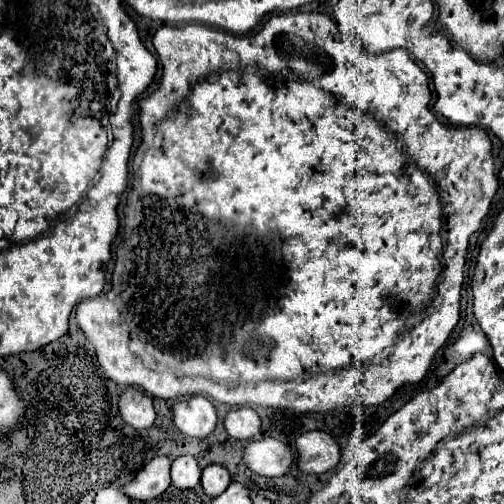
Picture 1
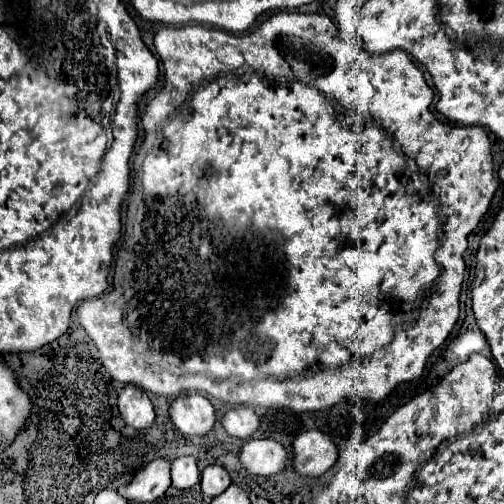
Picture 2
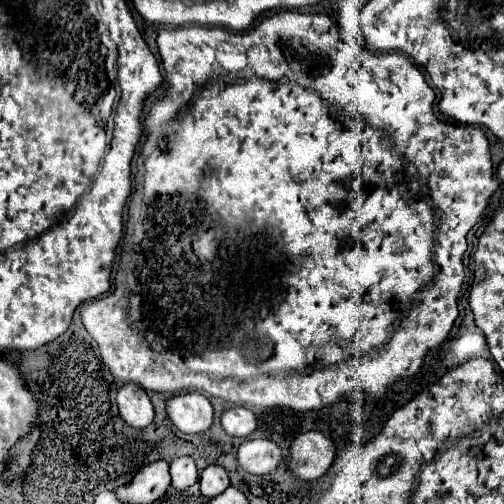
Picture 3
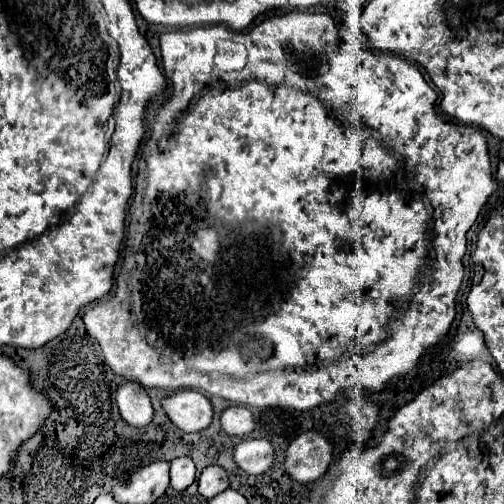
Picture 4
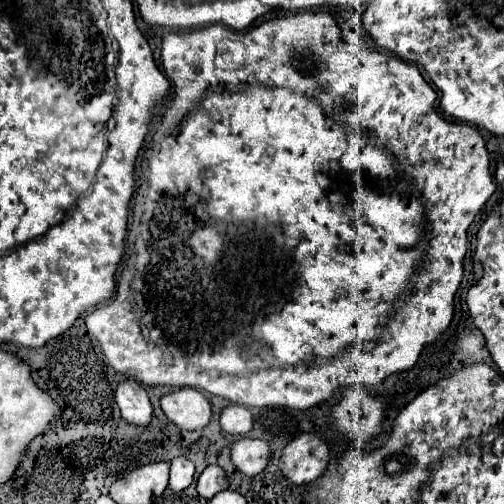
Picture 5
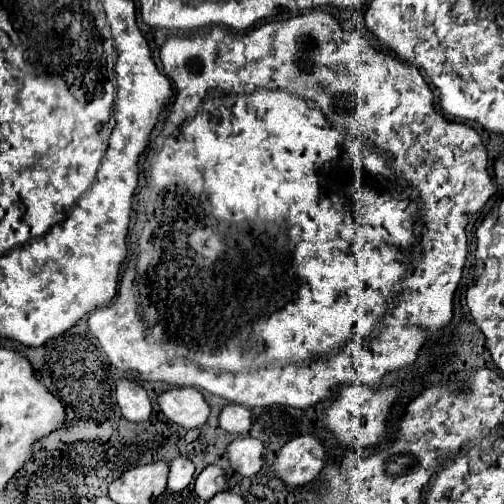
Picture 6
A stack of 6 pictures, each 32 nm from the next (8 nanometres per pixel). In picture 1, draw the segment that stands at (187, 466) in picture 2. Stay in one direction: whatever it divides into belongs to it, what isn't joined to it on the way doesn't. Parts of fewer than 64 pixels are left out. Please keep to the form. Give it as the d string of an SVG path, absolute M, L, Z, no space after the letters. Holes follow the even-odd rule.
M180 456L172 462L172 484L176 488L194 488L200 482L200 468L194 456Z

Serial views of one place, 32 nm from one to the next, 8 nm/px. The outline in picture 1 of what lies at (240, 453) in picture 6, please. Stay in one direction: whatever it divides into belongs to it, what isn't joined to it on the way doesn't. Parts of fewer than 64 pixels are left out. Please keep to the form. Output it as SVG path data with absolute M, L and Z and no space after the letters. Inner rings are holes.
M262 438L246 446L244 462L252 472L276 478L288 474L290 466L294 464L294 452L282 440Z

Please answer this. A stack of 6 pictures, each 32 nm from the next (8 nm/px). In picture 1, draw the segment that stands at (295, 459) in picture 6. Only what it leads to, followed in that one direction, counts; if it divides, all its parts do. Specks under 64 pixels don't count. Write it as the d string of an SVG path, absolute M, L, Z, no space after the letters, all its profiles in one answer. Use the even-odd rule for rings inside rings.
M312 430L296 440L298 468L308 474L322 474L332 470L340 462L340 448L330 434Z

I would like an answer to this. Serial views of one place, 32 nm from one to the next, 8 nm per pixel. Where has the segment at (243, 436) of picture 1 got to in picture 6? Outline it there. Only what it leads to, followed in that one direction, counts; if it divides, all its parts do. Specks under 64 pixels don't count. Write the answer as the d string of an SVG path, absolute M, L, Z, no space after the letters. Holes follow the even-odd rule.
M228 404L220 412L220 428L230 434L246 434L252 426L248 408L240 404Z

